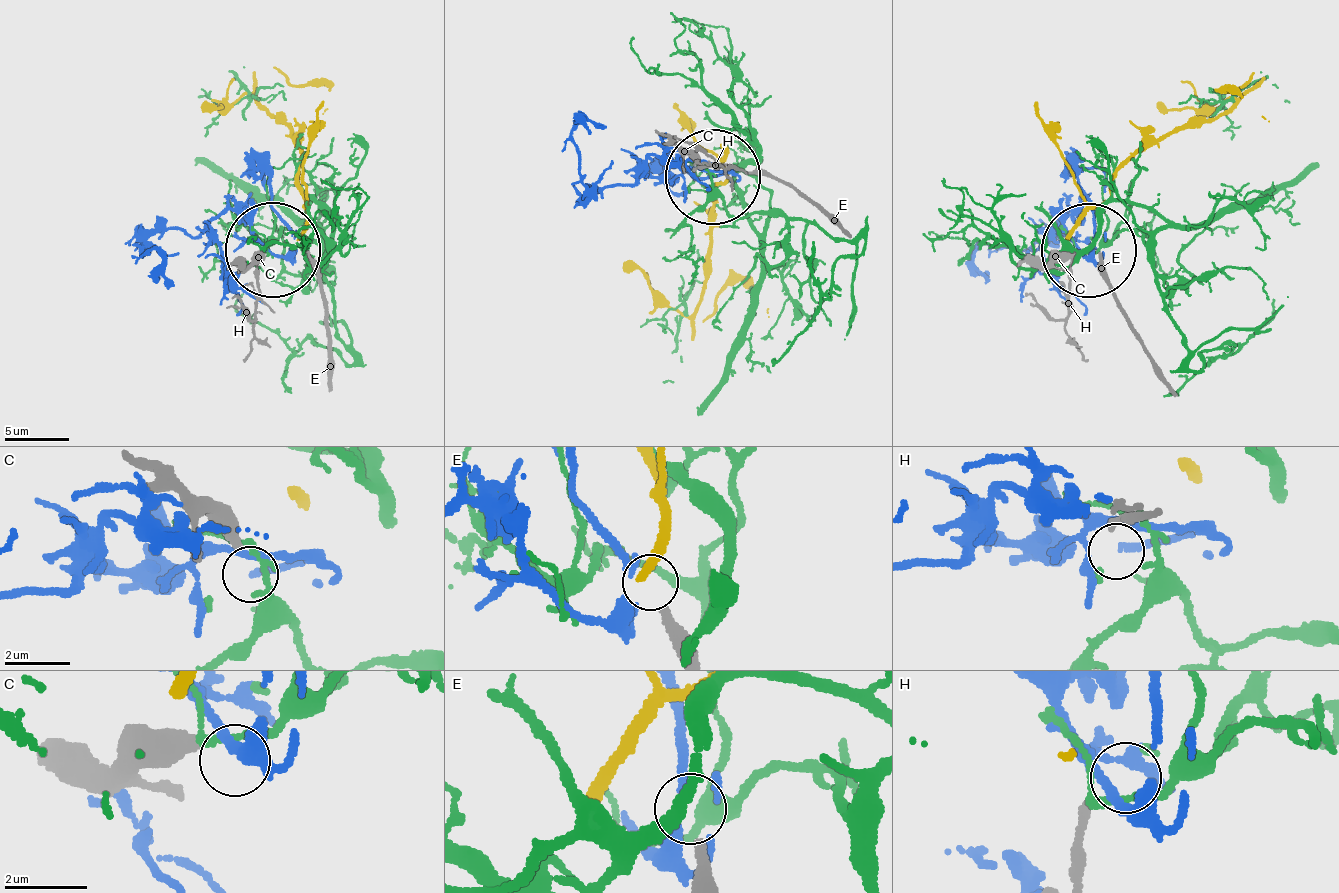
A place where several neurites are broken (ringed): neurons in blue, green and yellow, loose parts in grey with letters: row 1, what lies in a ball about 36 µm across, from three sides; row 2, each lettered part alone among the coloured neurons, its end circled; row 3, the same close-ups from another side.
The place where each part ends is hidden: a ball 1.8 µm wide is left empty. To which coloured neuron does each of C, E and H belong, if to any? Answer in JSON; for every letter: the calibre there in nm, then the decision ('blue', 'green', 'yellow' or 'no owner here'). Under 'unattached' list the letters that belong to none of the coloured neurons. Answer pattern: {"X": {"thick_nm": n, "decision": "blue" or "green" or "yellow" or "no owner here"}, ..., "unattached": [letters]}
{"C": {"thick_nm": 380, "decision": "no owner here"}, "E": {"thick_nm": 280, "decision": "no owner here"}, "H": {"thick_nm": 200, "decision": "no owner here"}, "unattached": ["C", "E", "H"]}

